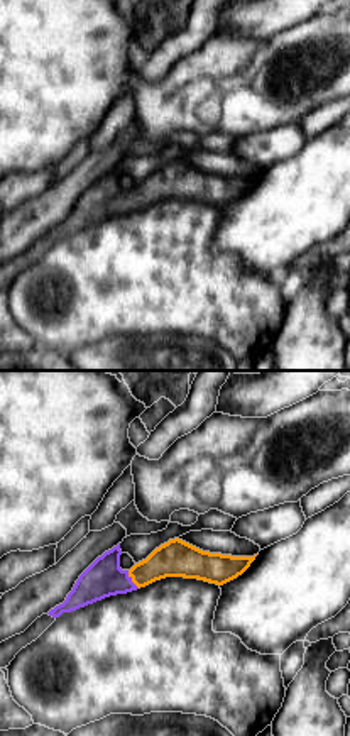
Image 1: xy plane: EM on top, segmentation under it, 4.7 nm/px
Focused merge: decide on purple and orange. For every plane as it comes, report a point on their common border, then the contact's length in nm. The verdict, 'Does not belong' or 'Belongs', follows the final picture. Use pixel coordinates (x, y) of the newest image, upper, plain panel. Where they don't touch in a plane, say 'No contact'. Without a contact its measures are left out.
Touches purple at (131, 200). Shared border 110 nm

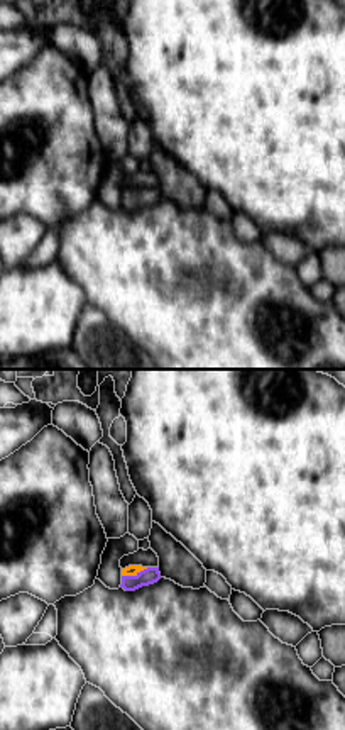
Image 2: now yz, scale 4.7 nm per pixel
Touches purple at (134, 197). Shared border 130 nm

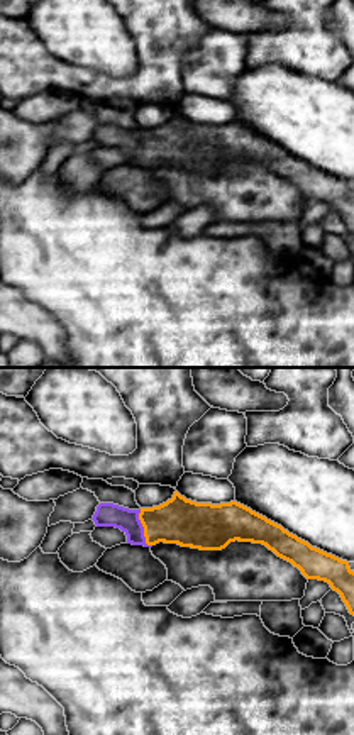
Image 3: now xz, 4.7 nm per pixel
Touches purple at (143, 149). Shared border 190 nm

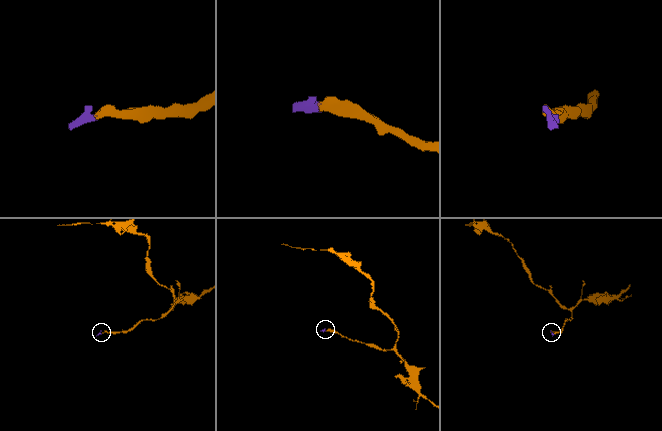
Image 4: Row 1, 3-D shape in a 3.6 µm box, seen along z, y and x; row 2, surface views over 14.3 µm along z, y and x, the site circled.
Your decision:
Belongs

